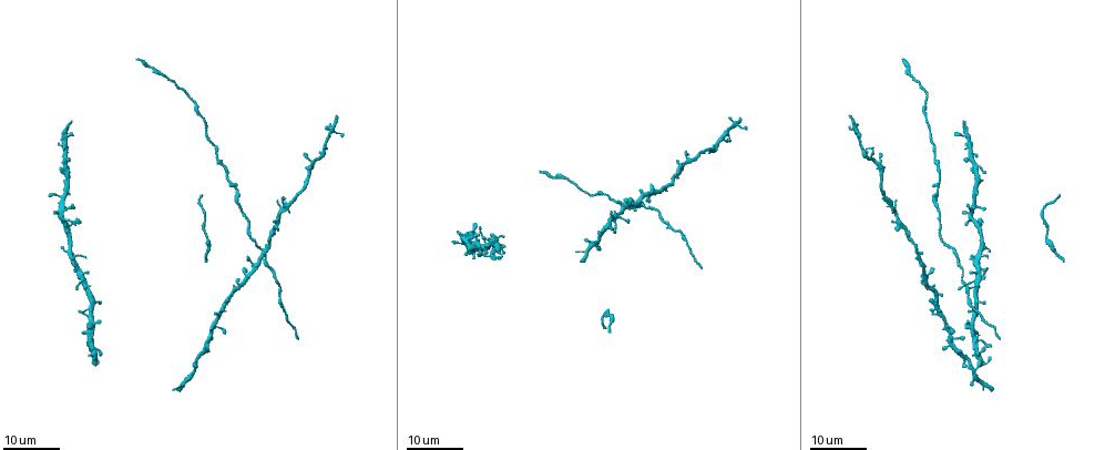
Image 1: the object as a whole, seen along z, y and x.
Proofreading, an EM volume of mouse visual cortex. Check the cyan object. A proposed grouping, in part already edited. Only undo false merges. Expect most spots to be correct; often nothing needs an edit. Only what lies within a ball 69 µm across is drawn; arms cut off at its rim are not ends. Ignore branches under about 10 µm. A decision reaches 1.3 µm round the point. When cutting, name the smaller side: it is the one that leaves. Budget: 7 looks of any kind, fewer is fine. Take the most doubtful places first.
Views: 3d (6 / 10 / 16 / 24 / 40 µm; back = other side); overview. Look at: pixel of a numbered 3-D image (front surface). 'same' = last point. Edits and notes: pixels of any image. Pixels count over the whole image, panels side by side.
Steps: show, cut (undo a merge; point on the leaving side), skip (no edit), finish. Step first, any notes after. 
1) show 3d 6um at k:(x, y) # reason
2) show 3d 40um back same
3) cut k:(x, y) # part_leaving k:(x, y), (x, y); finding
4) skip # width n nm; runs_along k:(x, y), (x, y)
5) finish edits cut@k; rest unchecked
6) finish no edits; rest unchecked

show 3d 16um at 1:(956, 251) # sharp bend

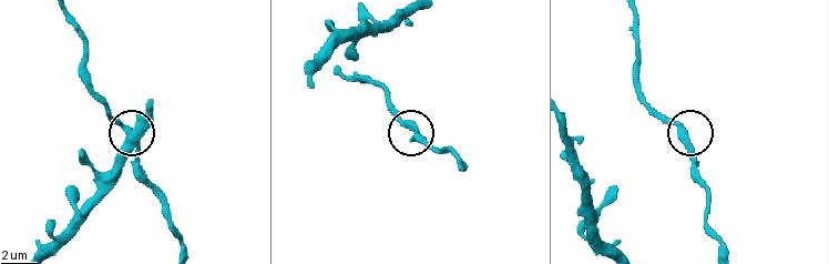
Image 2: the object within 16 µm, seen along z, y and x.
show 3d 6um at 2:(413, 129)

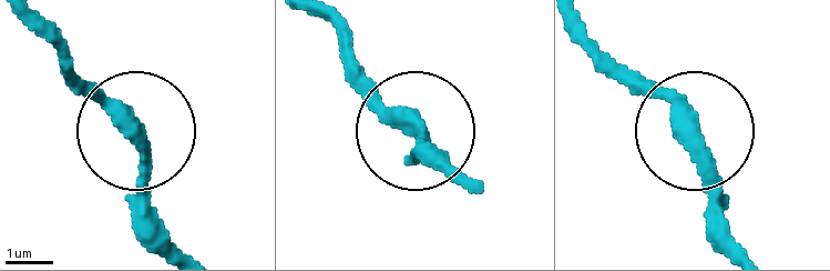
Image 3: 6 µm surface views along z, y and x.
skip # runs_along 3:(581, 26), (688, 121), (708, 206), (731, 237); one neuron here

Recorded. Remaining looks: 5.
show 3d 16um at 1:(237, 206) # sudden change in width

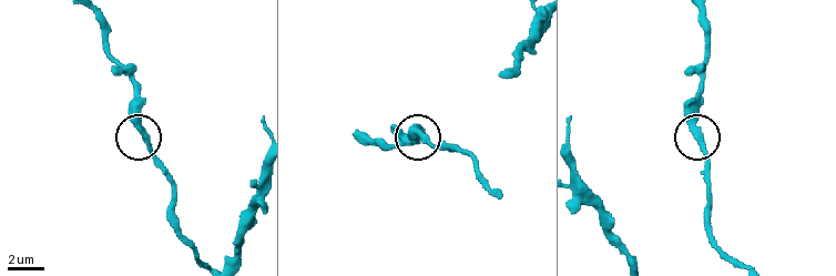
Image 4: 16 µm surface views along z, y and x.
show 3d 10um at 4:(419, 136) # closer look

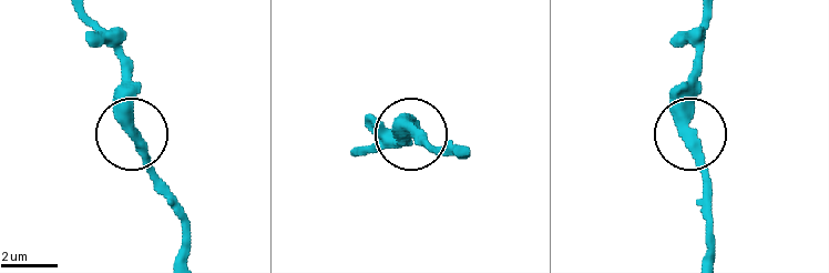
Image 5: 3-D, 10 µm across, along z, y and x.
skip # runs_along 5:(705, 12), (691, 69), (691, 148), (710, 182); all the same neuron

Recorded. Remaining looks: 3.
show 3d 16um at 1:(230, 295) # calibre changes

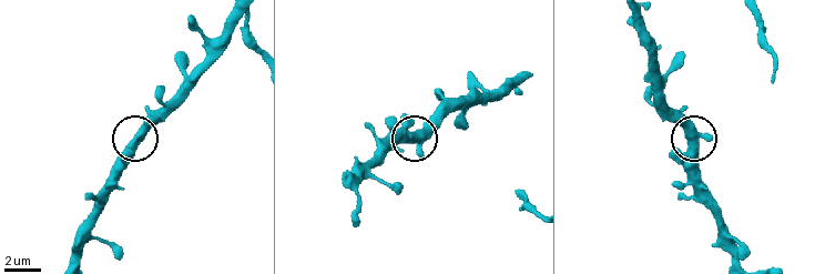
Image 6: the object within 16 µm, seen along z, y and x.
show 3d 6um at 6:(137, 139)

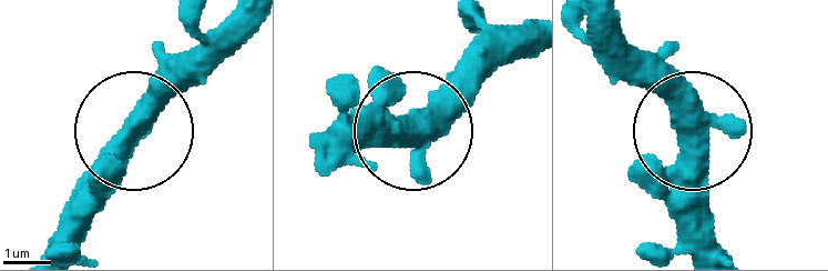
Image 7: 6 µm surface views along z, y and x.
show 3d 6um back at 7:(700, 130)

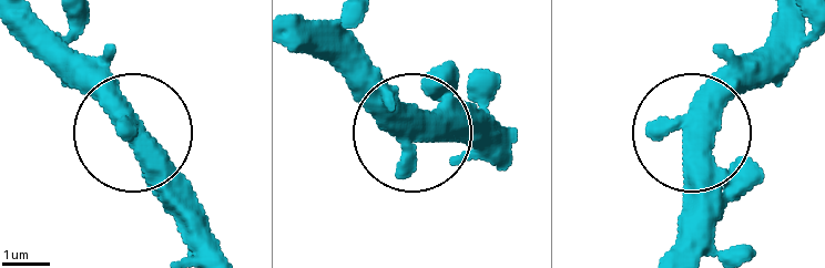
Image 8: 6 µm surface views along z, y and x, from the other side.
skip # width 490 nm; runs_along 8:(496, 148), (484, 137), (413, 133), (321, 45); continuous, no second neuron

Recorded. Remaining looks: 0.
finish no edits; rest unchecked

